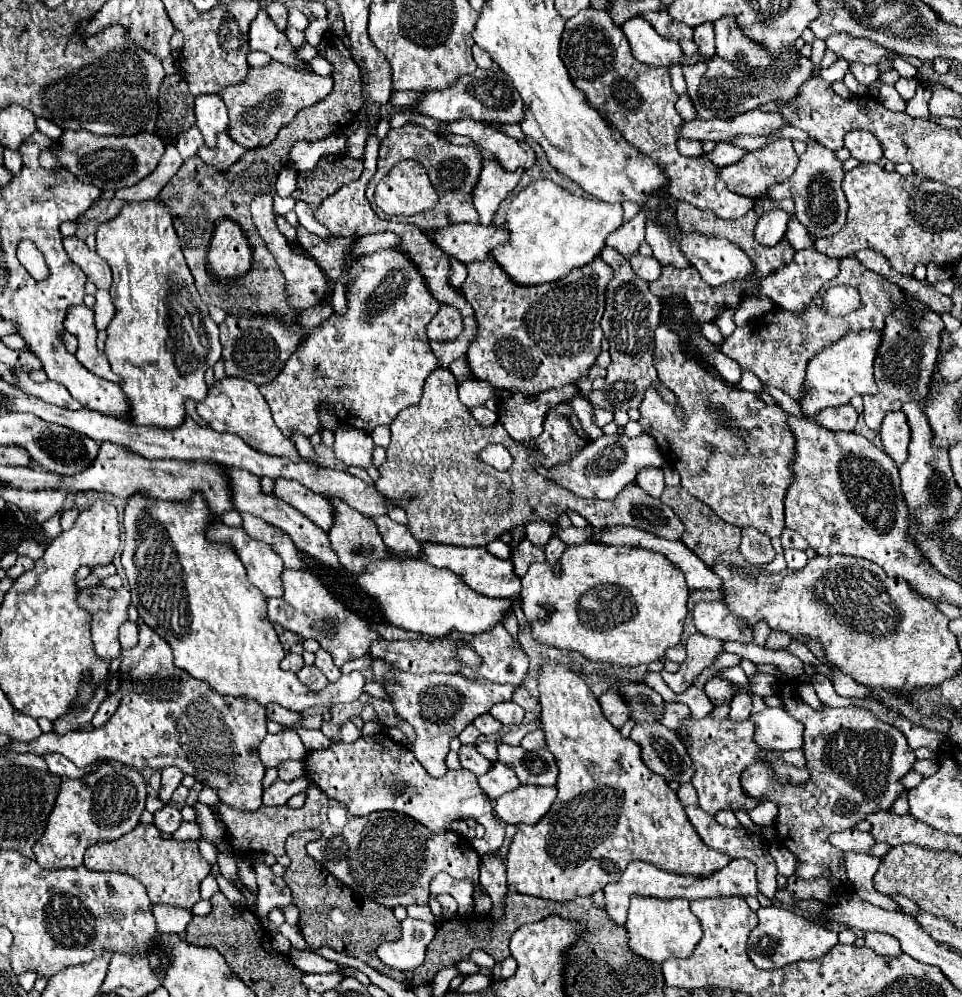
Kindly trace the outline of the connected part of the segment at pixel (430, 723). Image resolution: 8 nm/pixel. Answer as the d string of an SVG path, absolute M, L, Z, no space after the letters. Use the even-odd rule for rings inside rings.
M374 660L372 668L376 682L380 682L382 676L392 676L396 680L386 684L384 688L392 698L390 702L396 708L396 714L402 720L410 722L416 730L416 742L408 746L410 752L434 778L440 778L448 772L446 754L450 752L450 740L458 736L476 716L488 712L494 704L512 700L512 694L516 690L516 686L492 684L486 680L468 680L460 674L398 674L398 670L390 670L388 666L382 666L378 660Z

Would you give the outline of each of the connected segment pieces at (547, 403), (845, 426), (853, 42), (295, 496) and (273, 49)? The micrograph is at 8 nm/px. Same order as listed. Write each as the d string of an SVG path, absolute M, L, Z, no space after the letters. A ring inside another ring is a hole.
M564 386L562 390L550 390L550 392L542 392L538 394L538 400L528 400L528 396L522 394L514 394L510 400L502 402L502 410L500 410L500 422L506 426L506 432L510 434L512 440L516 442L534 442L540 434L542 434L542 418L546 414L546 410L550 410L550 406L562 404L566 402L566 398L578 394L578 386Z
M840 406L840 408L826 408L822 410L822 414L818 414L816 424L826 426L828 430L834 432L850 432L854 430L858 420L858 412L852 406Z
M834 34L834 38L828 38L826 48L832 50L838 58L846 60L848 64L854 64L854 62L878 64L880 58L890 54L890 50L886 50L886 48L874 46L872 42L846 38L846 34Z
M276 478L272 494L276 498L284 500L286 504L290 504L292 508L296 508L300 514L304 514L310 522L314 522L324 532L330 530L334 510L330 510L330 504L320 494L312 492L310 488L302 486L300 482L294 482L290 478Z
M260 10L250 26L250 50L260 50L272 56L272 60L290 66L294 70L310 70L310 64L296 56L296 50L282 34L266 10Z

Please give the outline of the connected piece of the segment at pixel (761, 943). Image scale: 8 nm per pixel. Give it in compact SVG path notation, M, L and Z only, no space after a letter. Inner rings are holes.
M776 906L758 908L756 914L758 914L758 926L752 930L752 936L748 938L746 952L748 958L762 970L776 970L798 960L822 958L838 942L836 932L816 926L784 908L776 908Z

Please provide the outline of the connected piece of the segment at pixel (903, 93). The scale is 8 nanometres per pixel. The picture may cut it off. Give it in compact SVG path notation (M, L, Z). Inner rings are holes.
M900 77L898 82L895 84L895 88L899 92L900 96L905 101L908 101L915 95L918 88L918 83L914 78Z

